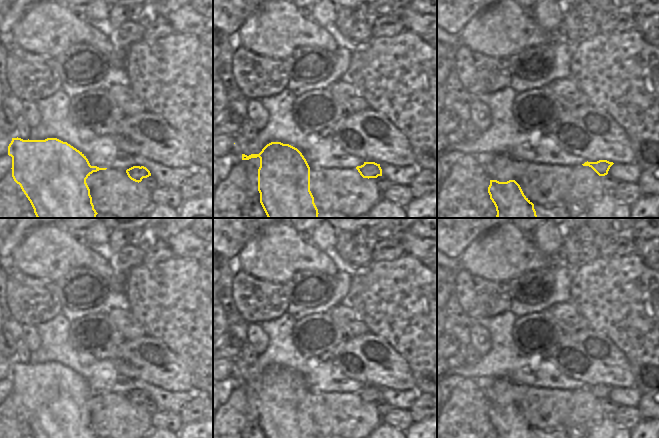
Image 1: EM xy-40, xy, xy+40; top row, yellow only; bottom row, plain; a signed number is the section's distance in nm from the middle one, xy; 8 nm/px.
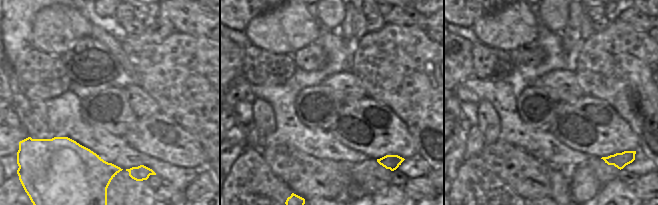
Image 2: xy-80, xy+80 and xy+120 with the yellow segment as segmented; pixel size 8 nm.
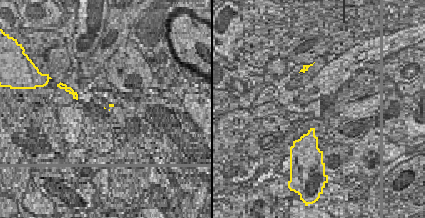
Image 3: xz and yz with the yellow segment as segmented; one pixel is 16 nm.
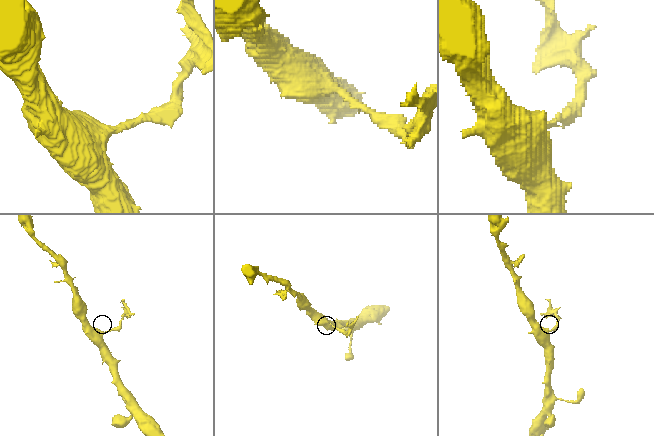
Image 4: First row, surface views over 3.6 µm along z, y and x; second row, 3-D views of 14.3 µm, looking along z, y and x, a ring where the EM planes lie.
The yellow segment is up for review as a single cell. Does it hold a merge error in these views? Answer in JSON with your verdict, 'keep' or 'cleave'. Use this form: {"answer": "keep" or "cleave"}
{"answer": "cleave"}

